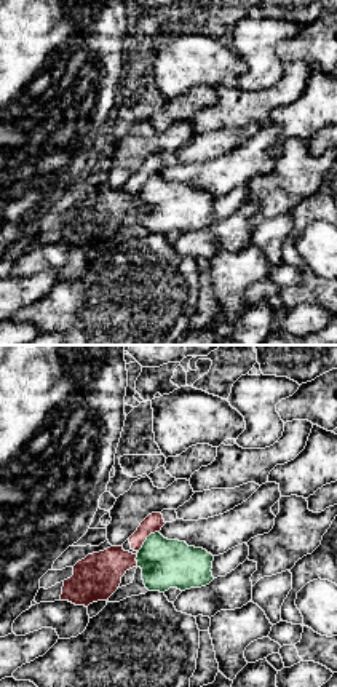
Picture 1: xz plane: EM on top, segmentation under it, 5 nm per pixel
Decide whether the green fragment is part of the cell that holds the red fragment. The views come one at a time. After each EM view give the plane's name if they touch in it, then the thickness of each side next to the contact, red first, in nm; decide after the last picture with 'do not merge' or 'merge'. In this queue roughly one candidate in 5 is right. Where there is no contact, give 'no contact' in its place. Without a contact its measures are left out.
xz | 90/240 nm

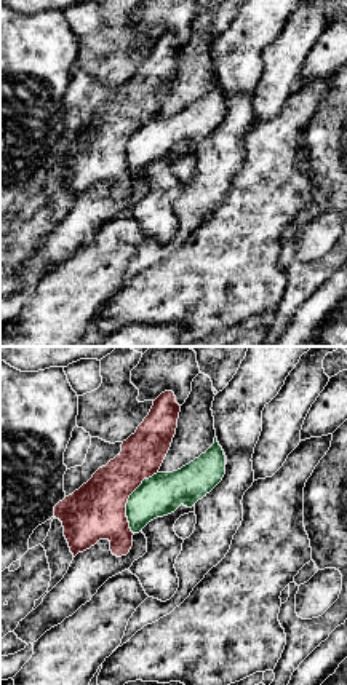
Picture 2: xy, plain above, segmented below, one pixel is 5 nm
xy | 280/200 nm

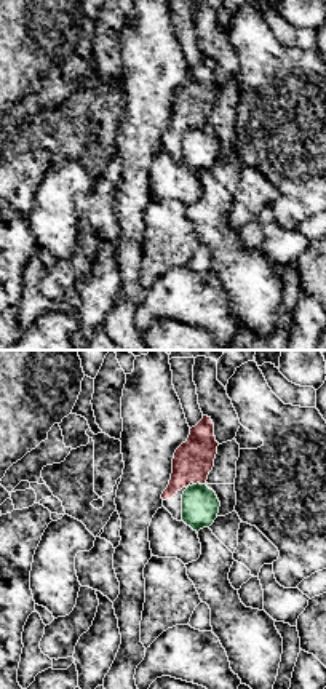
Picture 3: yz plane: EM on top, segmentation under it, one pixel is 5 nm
yz | 200/190 nm

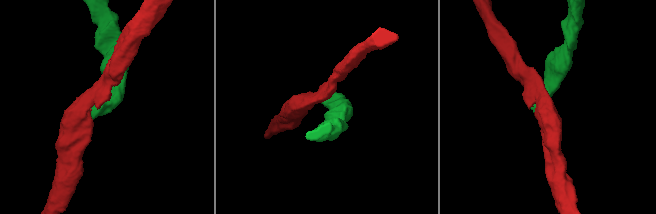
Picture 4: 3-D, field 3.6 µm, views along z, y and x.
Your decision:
do not merge

